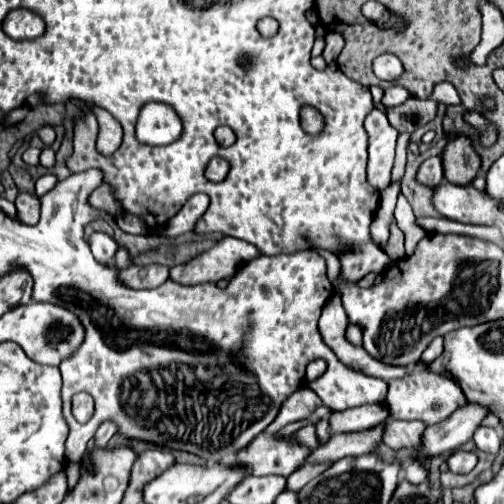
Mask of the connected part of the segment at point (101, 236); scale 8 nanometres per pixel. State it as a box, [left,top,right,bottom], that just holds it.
[90,233,118,263]

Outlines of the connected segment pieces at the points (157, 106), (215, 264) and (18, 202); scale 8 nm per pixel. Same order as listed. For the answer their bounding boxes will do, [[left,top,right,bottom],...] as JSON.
[[135,103,182,145],[170,237,260,285],[14,193,40,225]]

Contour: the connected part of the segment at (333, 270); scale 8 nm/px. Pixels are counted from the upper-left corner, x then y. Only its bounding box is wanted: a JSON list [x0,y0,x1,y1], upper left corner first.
[314,247,340,279]

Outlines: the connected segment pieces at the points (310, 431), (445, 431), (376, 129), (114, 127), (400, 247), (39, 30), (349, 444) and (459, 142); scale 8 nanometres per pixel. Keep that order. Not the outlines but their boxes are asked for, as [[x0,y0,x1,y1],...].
[[292,427,318,449],[422,403,490,459],[364,109,398,191],[92,105,122,155],[384,223,406,261],[4,9,46,39],[308,421,388,463],[442,137,480,185]]

